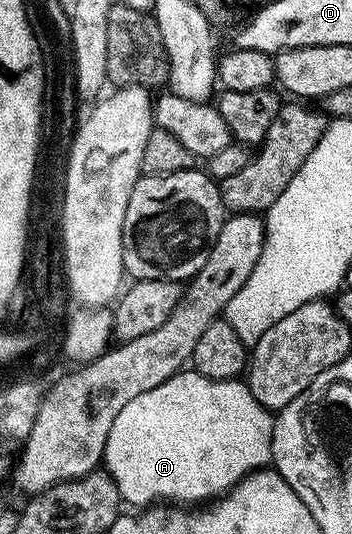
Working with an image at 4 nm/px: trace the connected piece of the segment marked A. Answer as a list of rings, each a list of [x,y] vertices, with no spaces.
[[[182,369],[176,375],[172,375],[163,385],[159,385],[147,393],[139,393],[139,397],[135,397],[135,401],[127,401],[127,405],[123,405],[123,409],[119,409],[119,417],[115,417],[115,425],[111,425],[111,433],[105,442],[103,467],[115,481],[122,500],[126,504],[134,503],[137,506],[134,508],[141,509],[146,505],[156,504],[158,501],[176,501],[181,505],[197,505],[202,501],[209,501],[214,497],[226,494],[230,487],[241,482],[249,472],[264,468],[270,462],[273,454],[271,441],[273,440],[274,418],[274,412],[259,405],[259,401],[255,401],[255,397],[244,382],[237,379],[208,379],[198,371]]]

